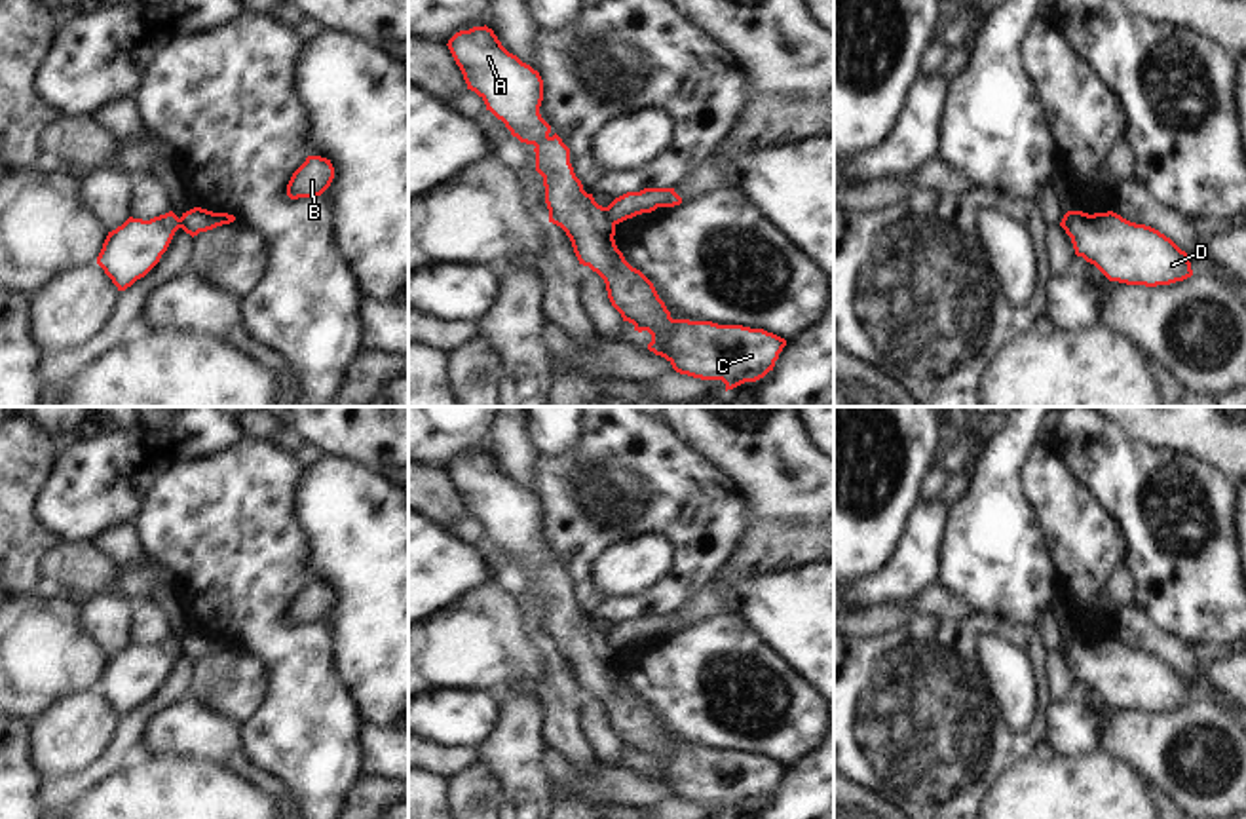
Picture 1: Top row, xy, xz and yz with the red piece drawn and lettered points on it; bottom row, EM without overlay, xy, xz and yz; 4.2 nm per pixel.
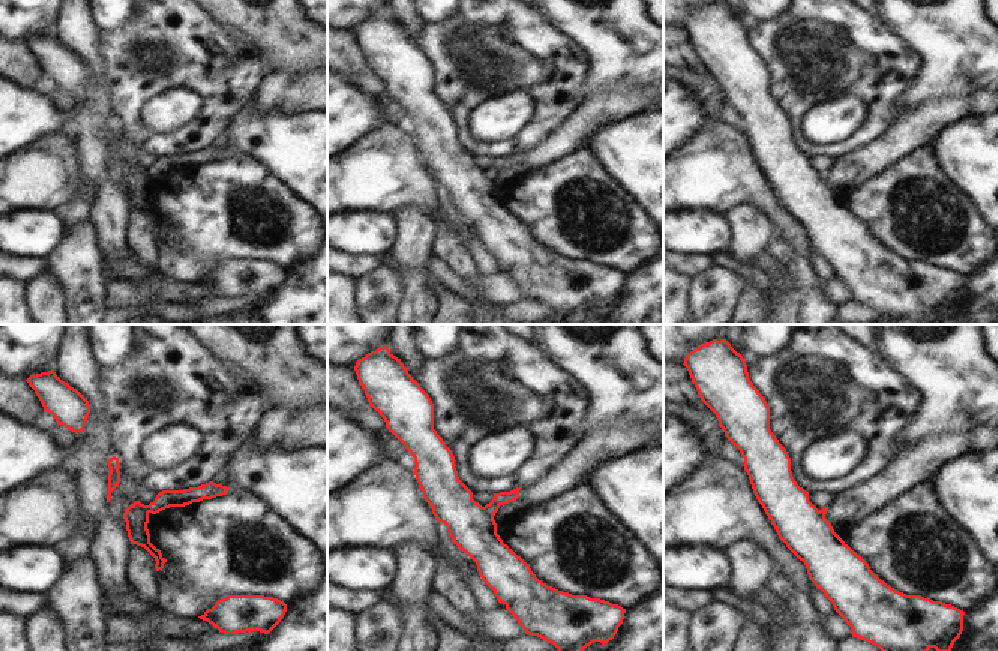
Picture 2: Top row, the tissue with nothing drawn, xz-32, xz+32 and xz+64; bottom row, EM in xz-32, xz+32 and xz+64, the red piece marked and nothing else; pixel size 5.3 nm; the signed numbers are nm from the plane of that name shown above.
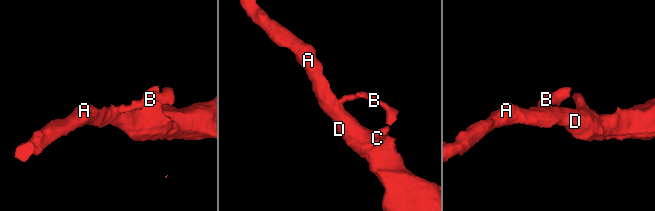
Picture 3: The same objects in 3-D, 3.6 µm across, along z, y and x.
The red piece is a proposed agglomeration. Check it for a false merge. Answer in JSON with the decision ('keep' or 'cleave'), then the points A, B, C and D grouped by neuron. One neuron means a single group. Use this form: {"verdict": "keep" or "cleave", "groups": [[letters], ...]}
{"verdict": "cleave", "groups": [["A", "C", "D"], ["B"]]}

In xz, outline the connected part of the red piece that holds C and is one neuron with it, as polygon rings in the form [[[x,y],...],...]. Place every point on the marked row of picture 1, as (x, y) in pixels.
[[[486,25],[456,32],[446,46],[463,74],[467,89],[484,101],[486,110],[501,120],[513,137],[536,146],[536,171],[543,177],[549,222],[566,232],[579,264],[589,266],[604,279],[608,298],[623,321],[632,323],[638,333],[648,331],[651,334],[650,352],[665,357],[680,374],[722,380],[726,391],[745,382],[756,382],[773,371],[779,353],[786,346],[784,338],[743,325],[672,319],[653,283],[625,260],[614,239],[615,224],[604,217],[606,207],[583,190],[570,163],[570,148],[557,133],[549,135],[551,125],[539,114],[543,80],[538,70],[509,53]]]

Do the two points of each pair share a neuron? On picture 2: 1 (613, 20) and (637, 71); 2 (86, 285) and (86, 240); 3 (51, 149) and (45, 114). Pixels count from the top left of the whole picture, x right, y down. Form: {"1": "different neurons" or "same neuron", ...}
{"1": "same neuron", "2": "same neuron", "3": "different neurons"}

